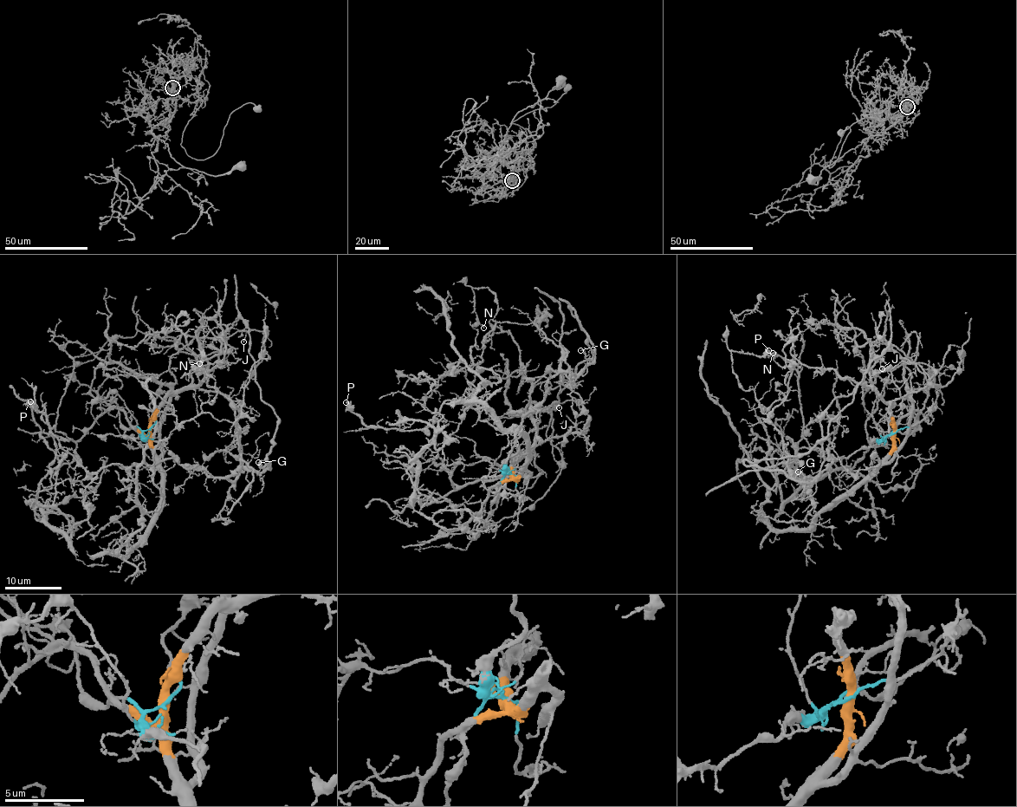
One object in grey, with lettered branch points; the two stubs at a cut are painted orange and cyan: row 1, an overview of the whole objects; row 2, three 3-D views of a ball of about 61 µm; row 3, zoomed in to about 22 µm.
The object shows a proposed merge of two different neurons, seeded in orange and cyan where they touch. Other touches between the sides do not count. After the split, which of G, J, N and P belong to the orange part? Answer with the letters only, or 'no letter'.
no letter

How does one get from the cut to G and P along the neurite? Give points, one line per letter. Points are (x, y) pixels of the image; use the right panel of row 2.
G: (893, 433), (833, 459), (824, 471), (806, 477), (806, 486), (816, 479), (805, 484), (798, 471)
P: (893, 433), (843, 458), (820, 449), (798, 447), (786, 436), (793, 442), (801, 437), (795, 368), (768, 349)

